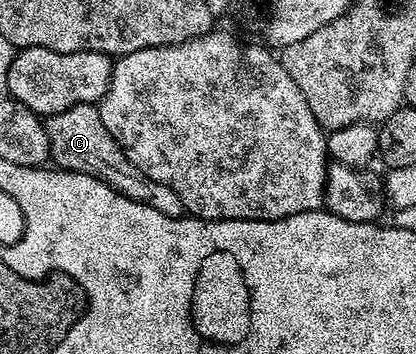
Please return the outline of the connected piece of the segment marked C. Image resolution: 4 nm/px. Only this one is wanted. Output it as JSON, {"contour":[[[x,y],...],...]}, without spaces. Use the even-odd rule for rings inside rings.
{"contour":[[[93,103],[78,104],[66,108],[66,112],[51,115],[47,119],[48,139],[52,149],[51,161],[61,170],[73,170],[75,174],[93,174],[107,186],[112,186],[135,202],[146,204],[162,216],[179,218],[185,213],[182,200],[174,188],[161,182],[150,180],[133,162],[124,155],[124,149],[110,136],[110,132],[100,123],[99,109]]]}

